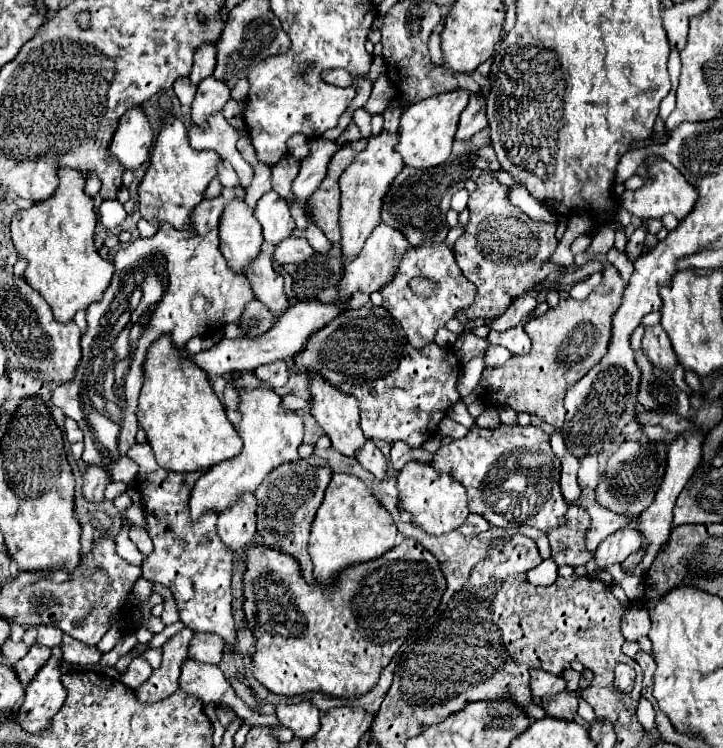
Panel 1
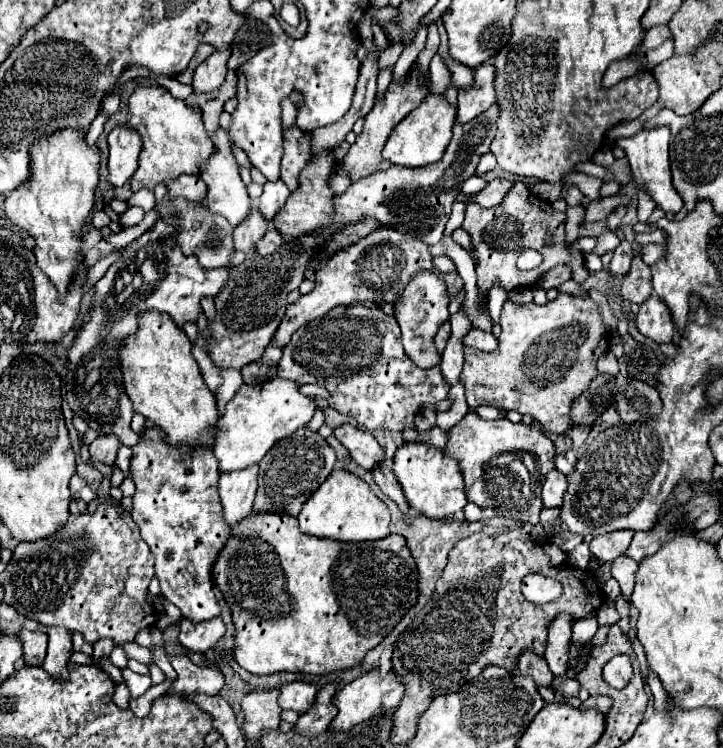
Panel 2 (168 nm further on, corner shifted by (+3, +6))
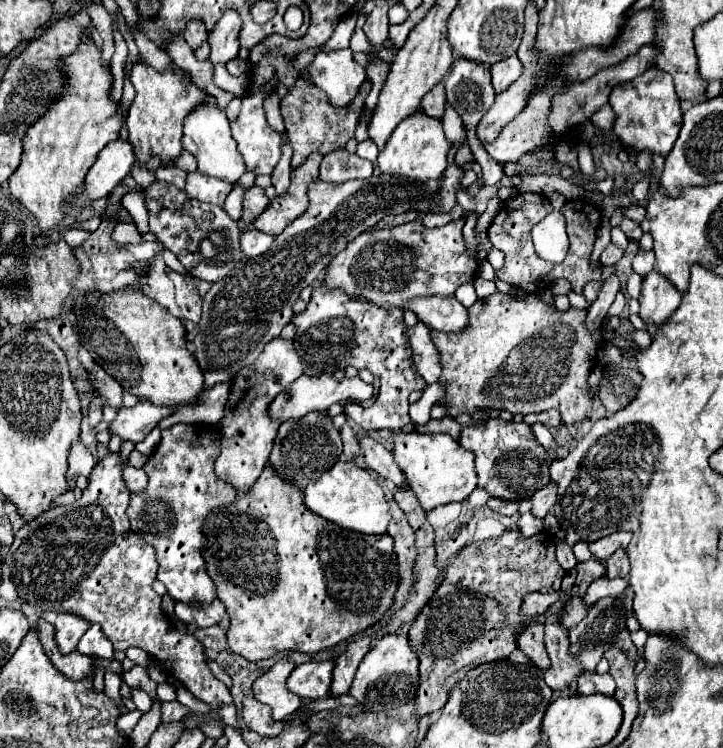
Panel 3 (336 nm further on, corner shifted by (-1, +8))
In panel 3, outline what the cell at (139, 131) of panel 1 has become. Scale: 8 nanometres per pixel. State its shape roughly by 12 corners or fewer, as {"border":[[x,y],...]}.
{"border":[[117,138],[101,150],[71,204],[109,196],[131,172],[135,150]]}

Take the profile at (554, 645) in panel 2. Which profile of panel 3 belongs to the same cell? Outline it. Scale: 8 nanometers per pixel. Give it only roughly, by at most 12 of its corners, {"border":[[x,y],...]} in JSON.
{"border":[[571,598],[561,614],[561,628],[571,632],[589,606],[583,598]]}

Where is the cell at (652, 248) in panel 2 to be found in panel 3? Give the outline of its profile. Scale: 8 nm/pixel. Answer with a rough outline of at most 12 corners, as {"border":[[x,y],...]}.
{"border":[[639,250],[633,272],[649,274],[655,268],[653,250]]}

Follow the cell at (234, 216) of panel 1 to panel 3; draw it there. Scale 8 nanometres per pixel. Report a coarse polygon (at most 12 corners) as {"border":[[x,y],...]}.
{"border":[[219,106],[185,118],[183,146],[201,174],[235,186],[245,162]]}

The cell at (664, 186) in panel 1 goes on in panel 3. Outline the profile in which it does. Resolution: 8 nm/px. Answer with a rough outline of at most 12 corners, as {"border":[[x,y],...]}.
{"border":[[651,66],[613,88],[613,134],[637,152],[671,152],[681,108]]}

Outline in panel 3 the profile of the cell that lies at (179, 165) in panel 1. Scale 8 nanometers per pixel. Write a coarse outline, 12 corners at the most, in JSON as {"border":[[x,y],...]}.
{"border":[[131,68],[125,124],[141,168],[175,166],[183,120],[207,94],[179,72]]}

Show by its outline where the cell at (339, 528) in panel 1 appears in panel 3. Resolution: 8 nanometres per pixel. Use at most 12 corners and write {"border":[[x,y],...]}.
{"border":[[353,462],[311,482],[305,506],[341,528],[385,534],[383,488]]}

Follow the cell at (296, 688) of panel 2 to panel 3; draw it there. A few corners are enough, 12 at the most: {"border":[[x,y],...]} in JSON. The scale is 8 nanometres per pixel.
{"border":[[333,660],[307,662],[287,678],[289,692],[303,700],[329,694]]}

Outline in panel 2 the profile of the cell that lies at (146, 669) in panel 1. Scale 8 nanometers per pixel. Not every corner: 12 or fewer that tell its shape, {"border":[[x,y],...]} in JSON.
{"border":[[123,668],[123,680],[131,700],[145,694],[151,686],[149,676]]}

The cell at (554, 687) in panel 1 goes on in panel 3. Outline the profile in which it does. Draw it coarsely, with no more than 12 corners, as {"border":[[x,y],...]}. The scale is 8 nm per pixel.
{"border":[[543,624],[529,626],[517,638],[519,650],[539,670],[551,666]]}

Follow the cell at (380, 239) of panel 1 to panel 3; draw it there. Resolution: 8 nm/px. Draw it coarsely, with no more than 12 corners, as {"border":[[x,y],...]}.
{"border":[[461,218],[359,234],[321,284],[403,308],[477,272]]}

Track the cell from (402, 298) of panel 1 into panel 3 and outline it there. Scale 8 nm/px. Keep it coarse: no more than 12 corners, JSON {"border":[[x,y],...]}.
{"border":[[417,322],[407,330],[413,364],[427,384],[443,368],[431,328]]}

